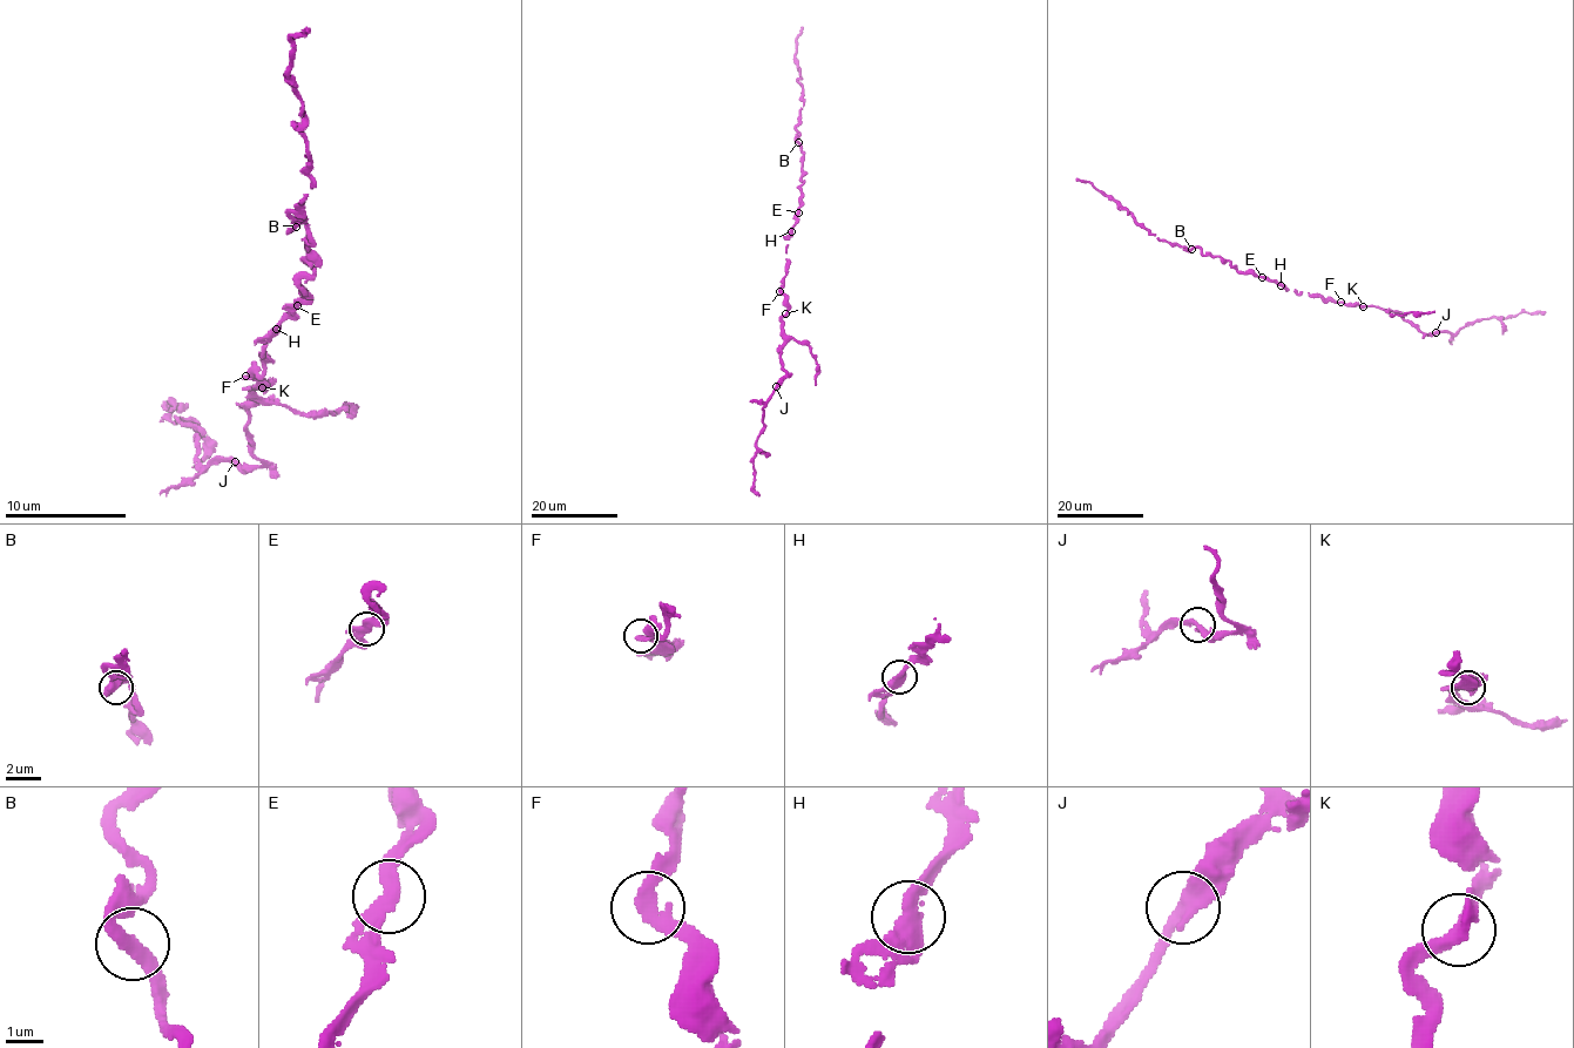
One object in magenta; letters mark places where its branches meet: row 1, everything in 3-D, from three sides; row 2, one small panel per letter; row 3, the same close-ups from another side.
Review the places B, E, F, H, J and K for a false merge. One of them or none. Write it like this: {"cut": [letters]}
{"cut": []}

